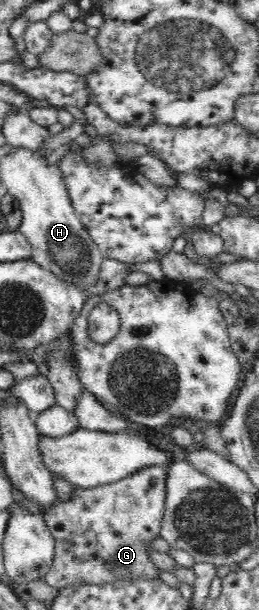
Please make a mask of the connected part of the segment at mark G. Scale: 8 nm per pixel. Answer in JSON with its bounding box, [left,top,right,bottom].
[43,466,167,590]

